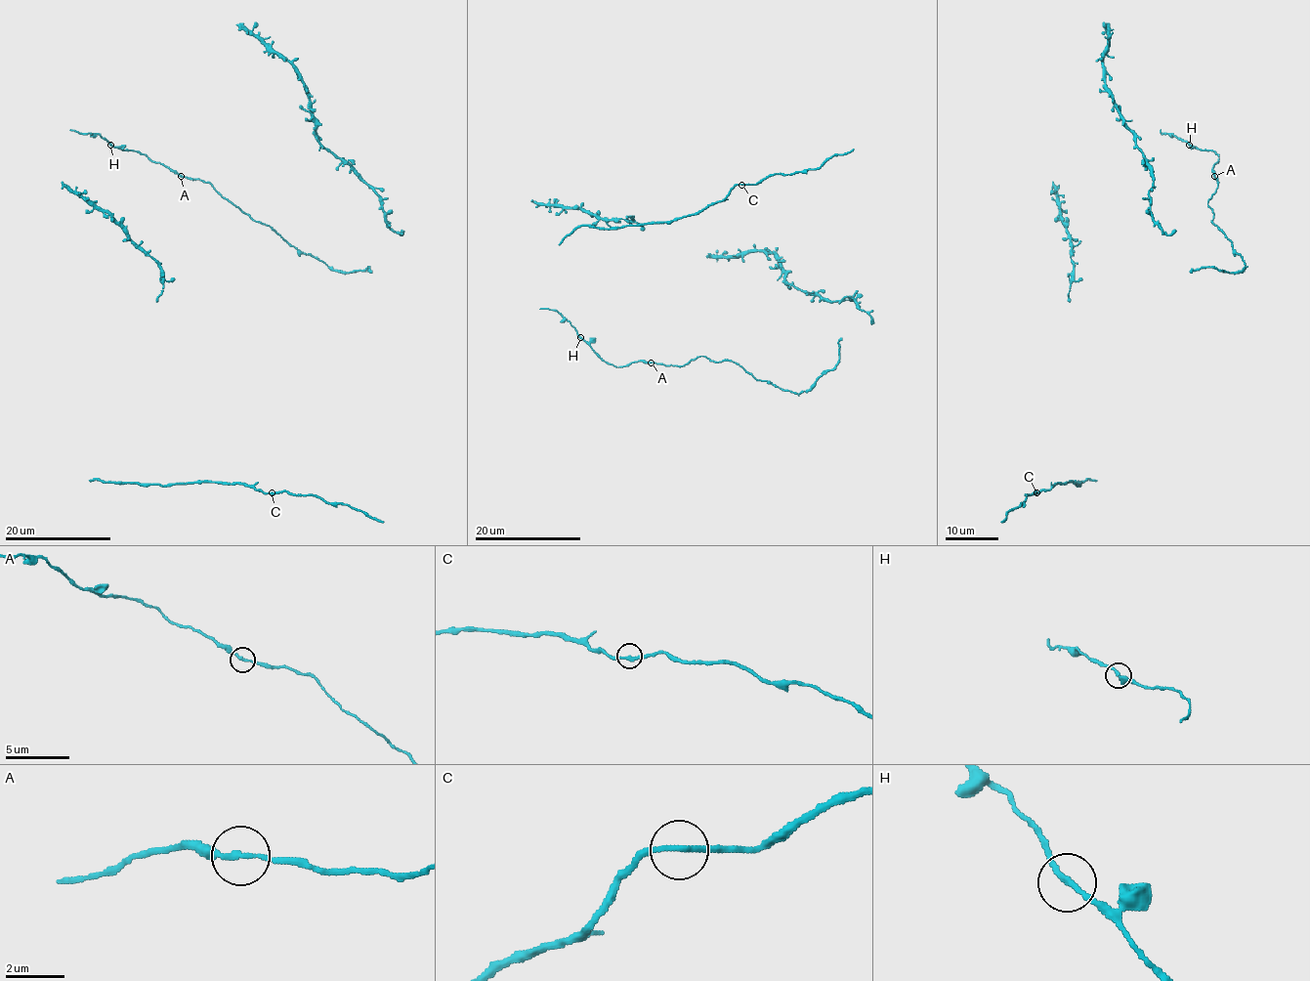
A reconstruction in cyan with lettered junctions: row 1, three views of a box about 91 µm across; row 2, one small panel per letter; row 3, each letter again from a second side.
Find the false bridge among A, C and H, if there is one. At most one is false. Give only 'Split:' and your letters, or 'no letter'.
Split: no letter

